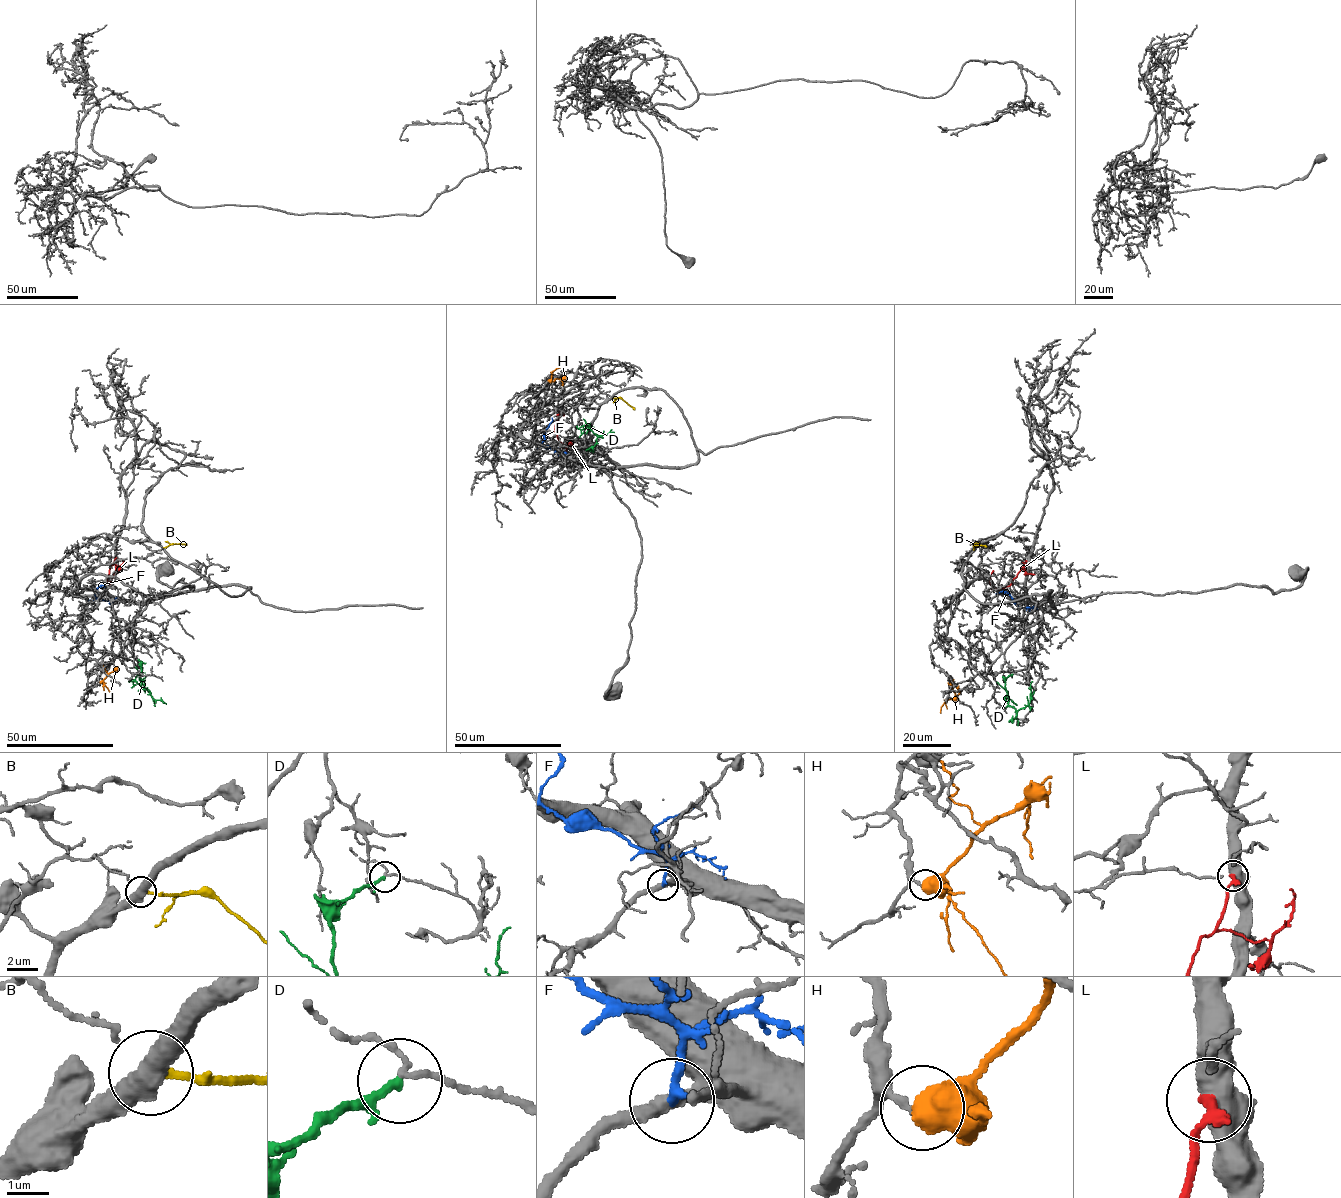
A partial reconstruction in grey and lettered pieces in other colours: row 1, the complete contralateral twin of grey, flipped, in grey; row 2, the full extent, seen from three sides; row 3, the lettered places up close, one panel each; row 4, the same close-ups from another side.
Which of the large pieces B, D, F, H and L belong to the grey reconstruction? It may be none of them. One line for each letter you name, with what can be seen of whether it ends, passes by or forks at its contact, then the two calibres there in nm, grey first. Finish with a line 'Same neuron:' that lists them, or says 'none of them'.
Same neuron: none of them

